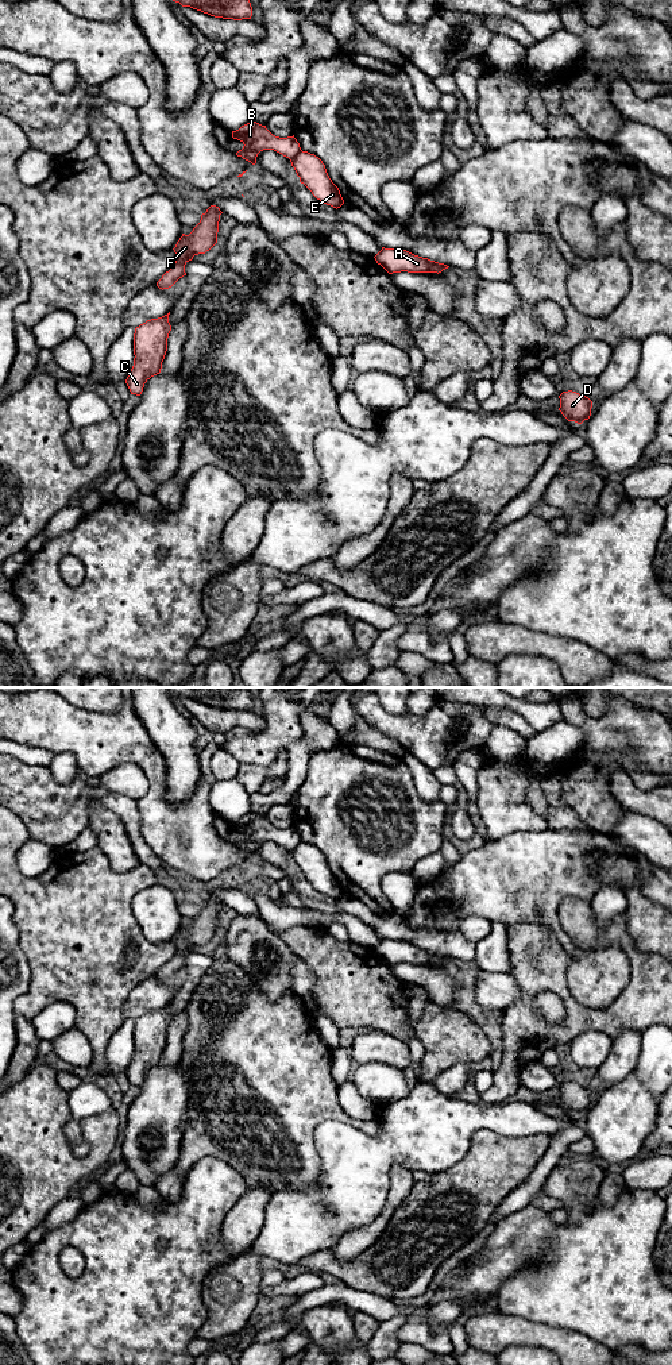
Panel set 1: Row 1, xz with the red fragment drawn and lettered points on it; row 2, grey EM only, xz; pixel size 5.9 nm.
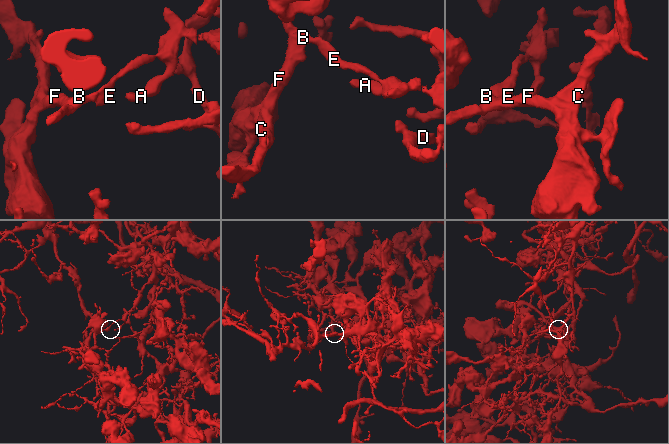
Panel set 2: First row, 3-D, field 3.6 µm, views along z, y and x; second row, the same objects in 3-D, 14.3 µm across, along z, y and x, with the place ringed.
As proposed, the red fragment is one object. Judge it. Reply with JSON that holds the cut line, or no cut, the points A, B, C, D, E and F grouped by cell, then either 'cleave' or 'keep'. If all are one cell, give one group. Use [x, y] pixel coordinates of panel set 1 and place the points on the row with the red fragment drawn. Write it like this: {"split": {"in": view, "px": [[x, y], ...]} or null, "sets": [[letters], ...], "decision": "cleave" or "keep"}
{"split": {"in": "xz", "px": [[301, 150], [290, 159]]}, "sets": [["A", "D", "E"], ["B", "C", "F"]], "decision": "cleave"}

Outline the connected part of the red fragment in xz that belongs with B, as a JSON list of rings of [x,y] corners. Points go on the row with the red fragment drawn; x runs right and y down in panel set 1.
[[[252,120],[239,130],[232,131],[232,138],[244,144],[236,155],[252,165],[256,163],[256,157],[263,150],[274,150],[289,159],[301,151],[300,143],[294,135],[287,138],[275,136],[266,128],[266,126]]]

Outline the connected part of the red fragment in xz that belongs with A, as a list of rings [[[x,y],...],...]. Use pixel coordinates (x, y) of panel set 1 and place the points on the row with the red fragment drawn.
[[[385,248],[374,257],[389,274],[393,273],[441,273],[449,266],[414,255],[406,250]]]

